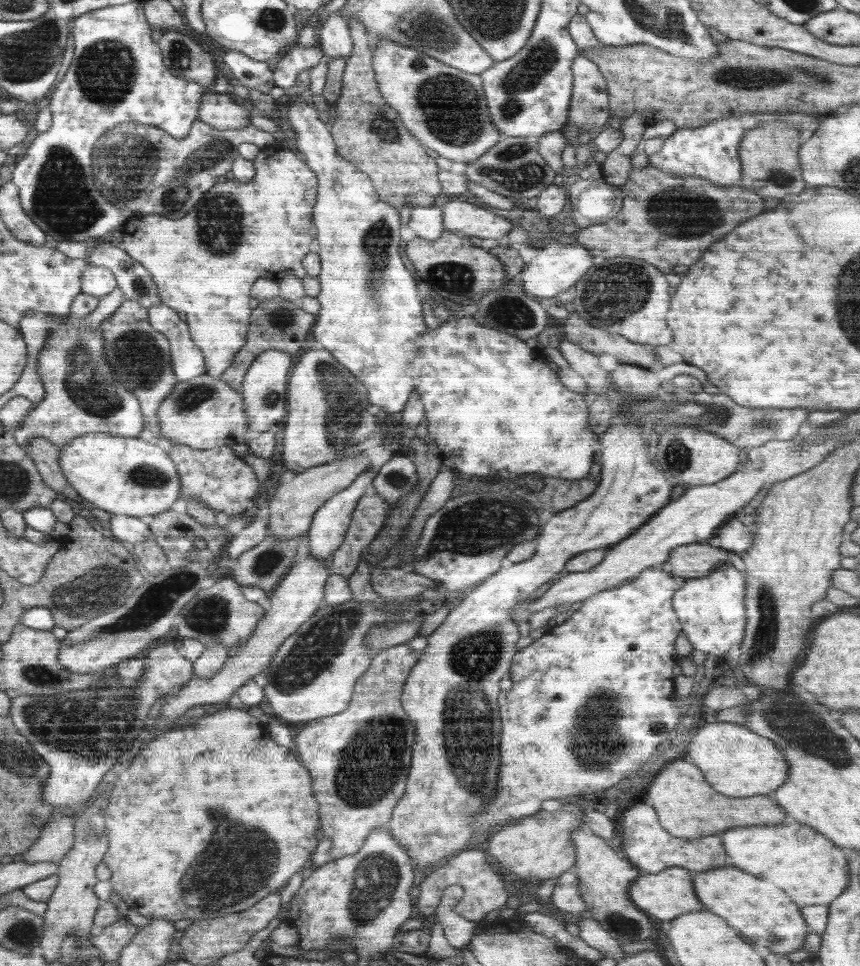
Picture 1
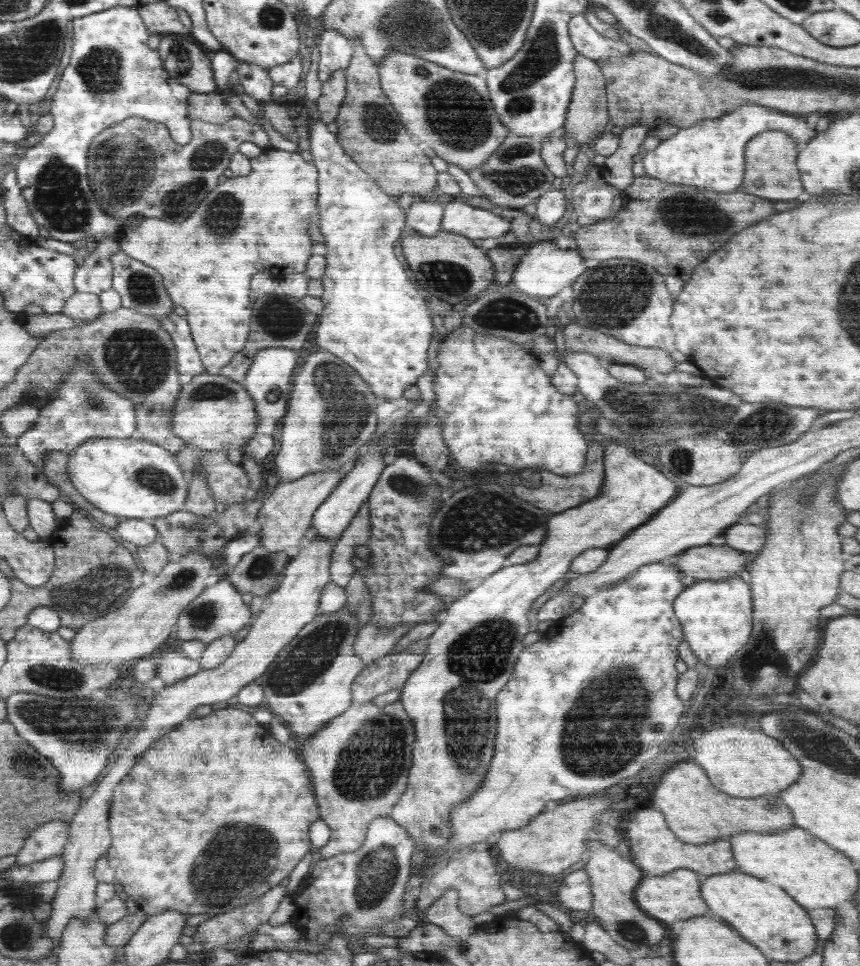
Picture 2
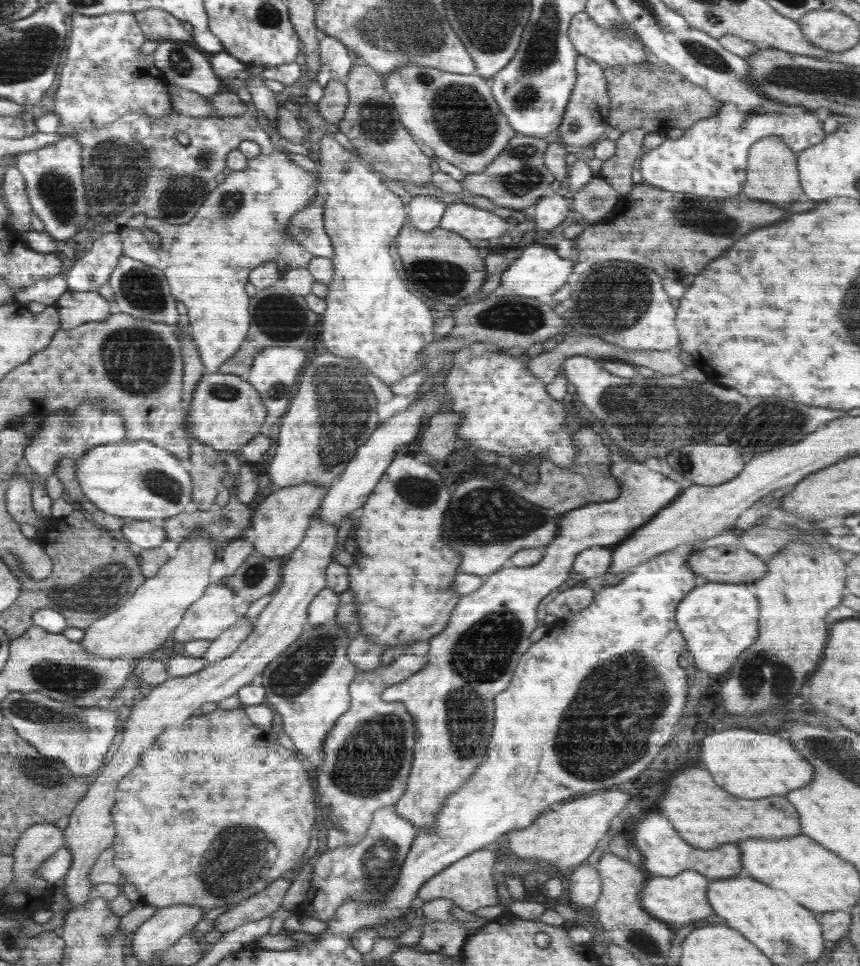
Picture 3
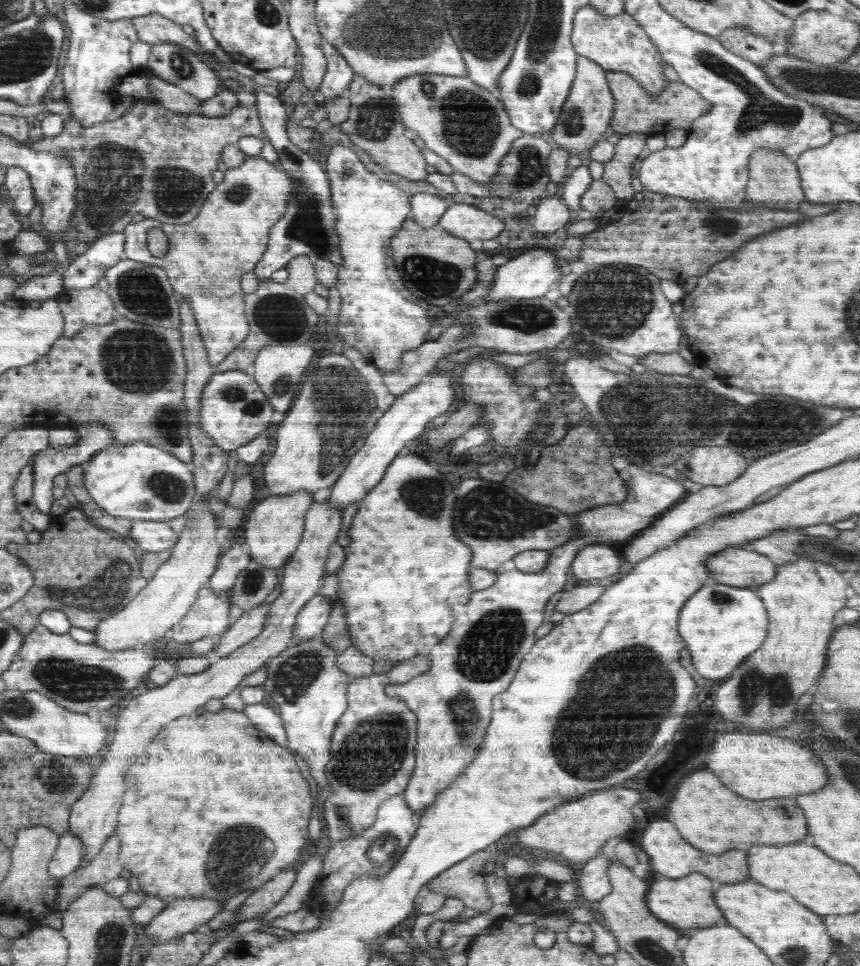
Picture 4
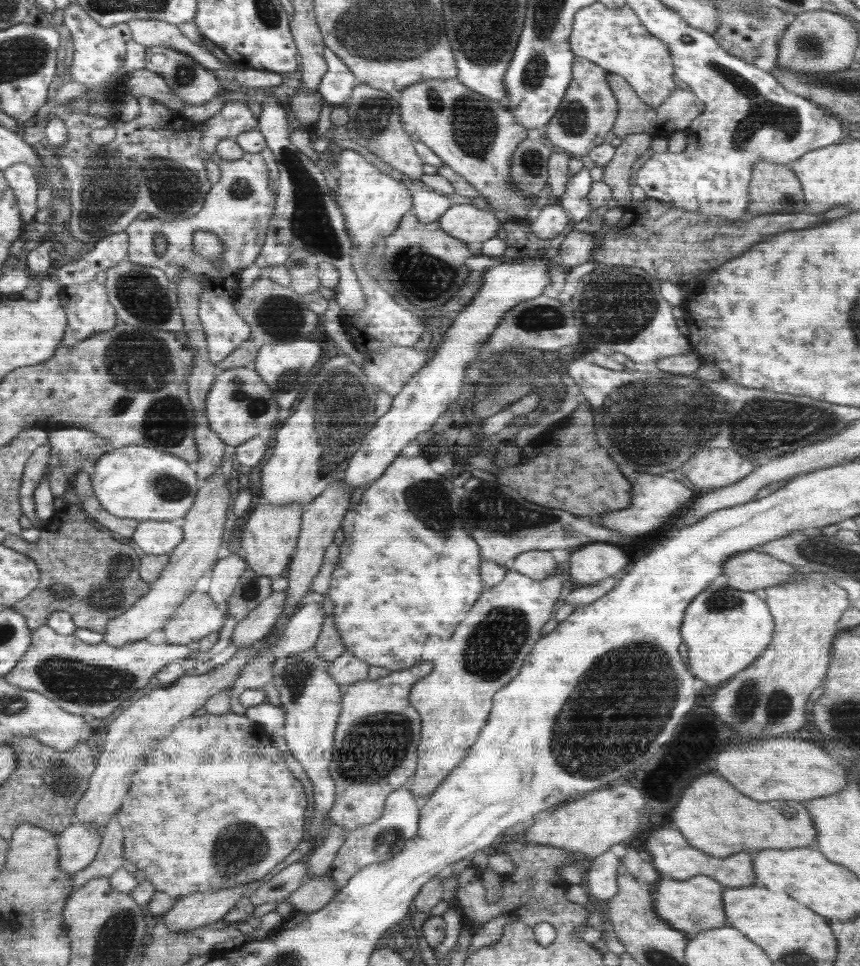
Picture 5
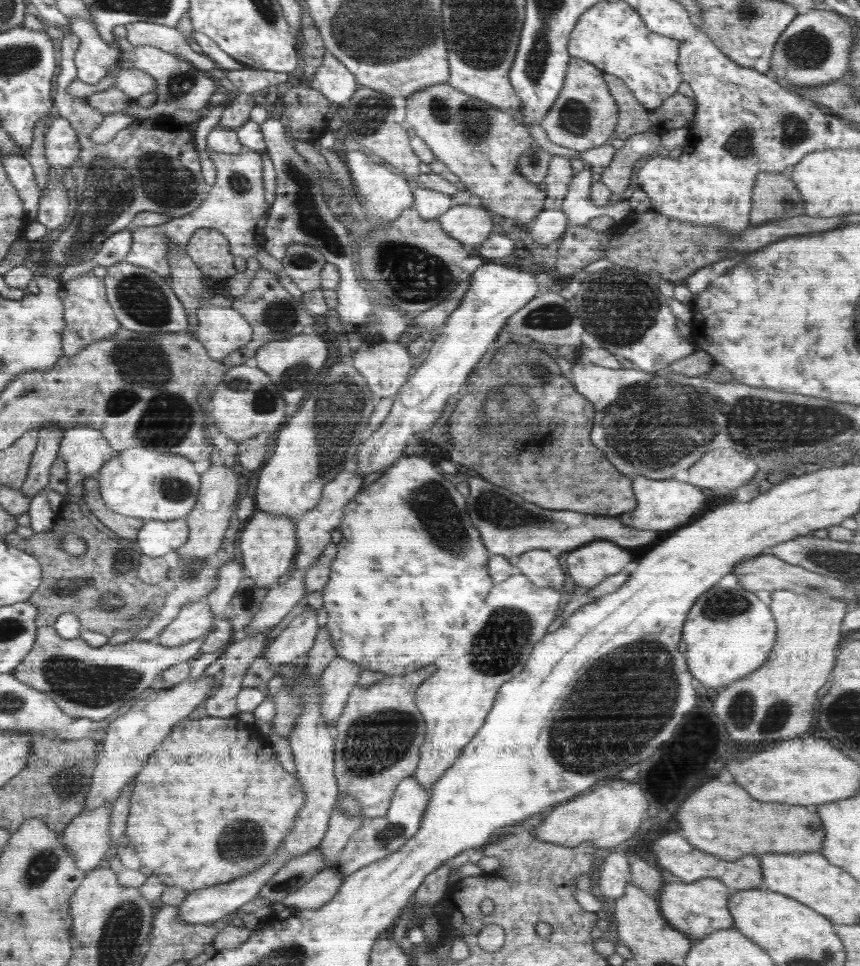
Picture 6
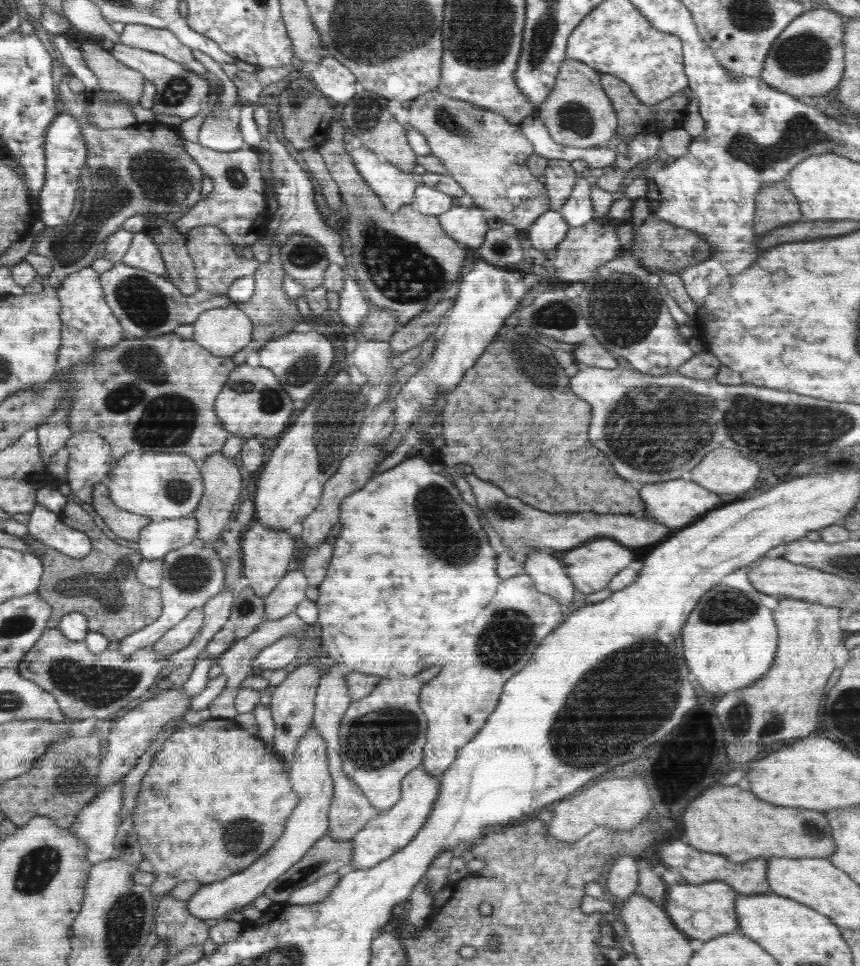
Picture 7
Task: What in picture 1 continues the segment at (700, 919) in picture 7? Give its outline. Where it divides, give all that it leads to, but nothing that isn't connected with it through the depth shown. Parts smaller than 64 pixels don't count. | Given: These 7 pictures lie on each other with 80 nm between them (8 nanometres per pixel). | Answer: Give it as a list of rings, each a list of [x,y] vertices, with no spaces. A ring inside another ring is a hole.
[[[672,866],[658,874],[643,873],[628,887],[629,898],[639,909],[658,922],[671,921],[682,914],[701,911],[704,908],[693,889],[693,874],[680,866]]]

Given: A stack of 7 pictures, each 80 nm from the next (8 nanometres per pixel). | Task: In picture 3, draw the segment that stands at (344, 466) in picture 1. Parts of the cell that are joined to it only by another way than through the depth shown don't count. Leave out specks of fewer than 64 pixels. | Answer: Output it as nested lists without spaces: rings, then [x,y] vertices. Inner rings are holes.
[[[300,483],[270,493],[253,511],[254,552],[262,553],[265,558],[280,559],[280,556],[288,556],[286,552],[296,550],[309,530],[313,514],[319,510],[324,487],[316,483]]]

